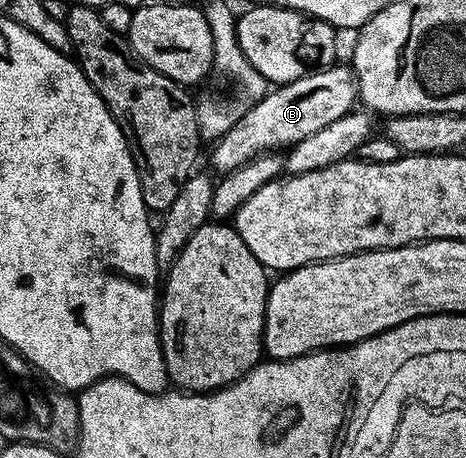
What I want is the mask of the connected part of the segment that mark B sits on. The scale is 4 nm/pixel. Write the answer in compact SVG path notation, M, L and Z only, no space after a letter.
M339 66L326 67L292 83L280 83L268 90L262 99L256 99L237 125L233 125L233 129L229 129L229 133L222 135L212 146L215 148L211 151L210 170L226 173L253 161L258 155L290 148L291 144L305 141L305 137L317 133L317 129L333 125L337 117L349 114L357 103L355 76L350 66Z

